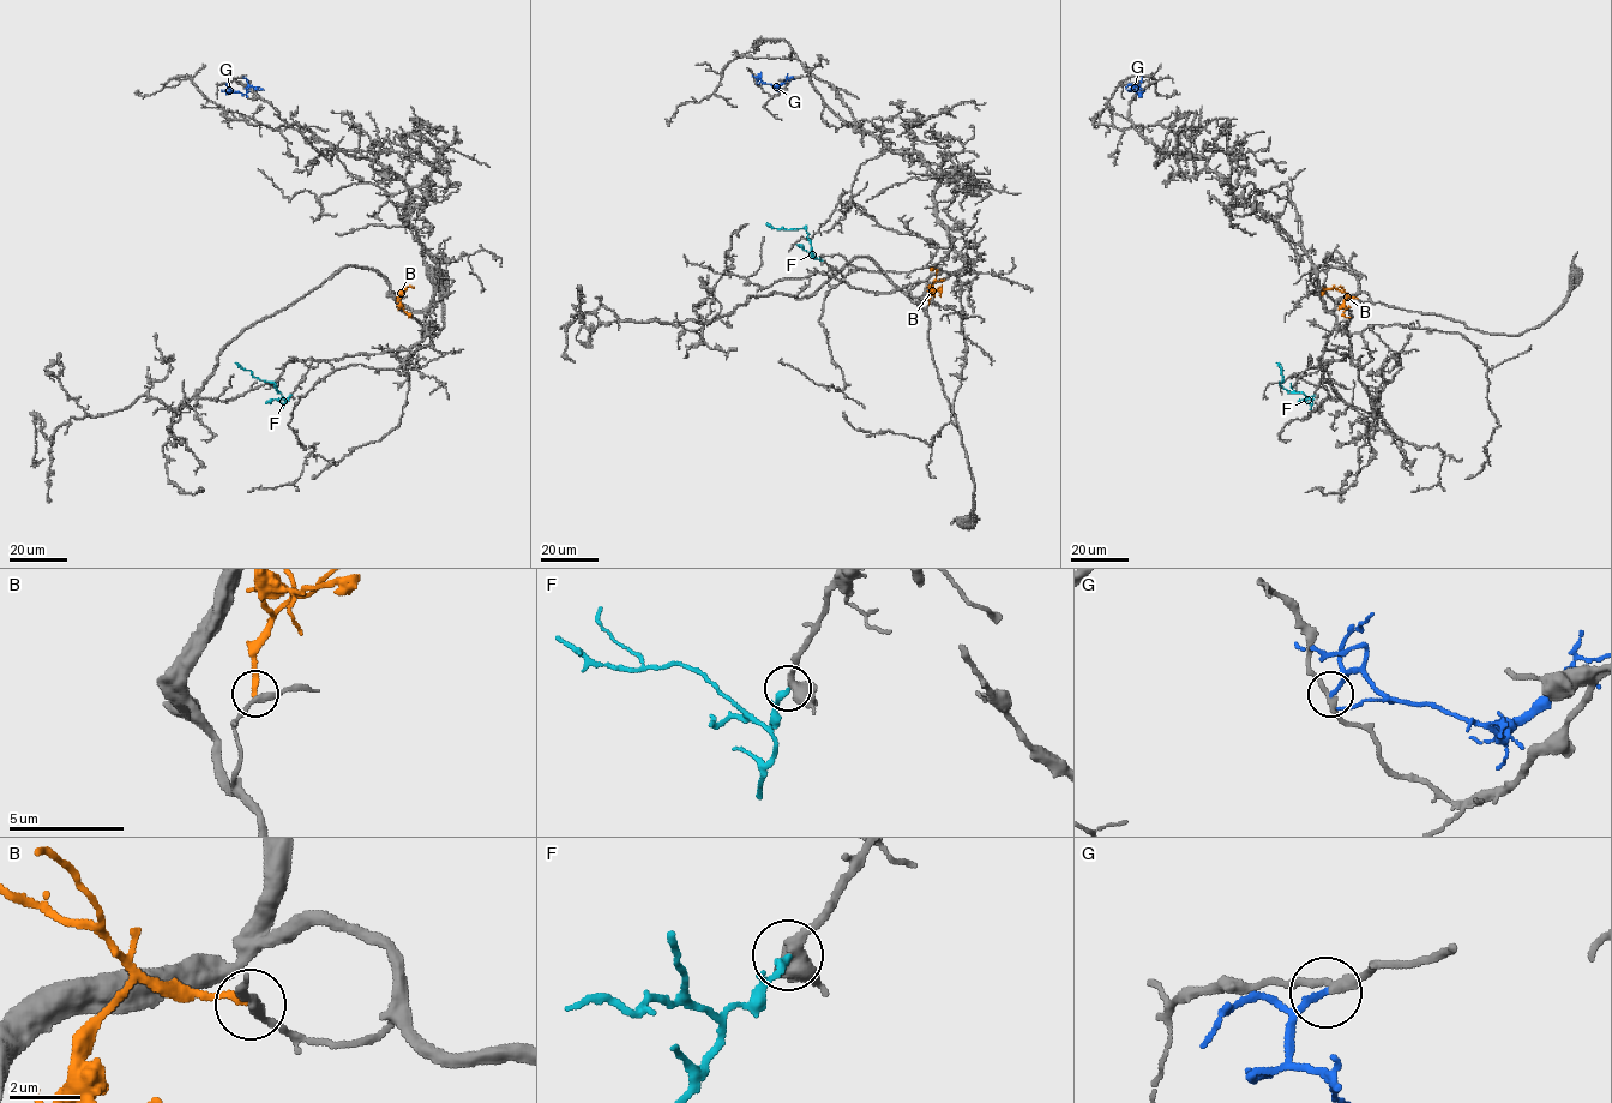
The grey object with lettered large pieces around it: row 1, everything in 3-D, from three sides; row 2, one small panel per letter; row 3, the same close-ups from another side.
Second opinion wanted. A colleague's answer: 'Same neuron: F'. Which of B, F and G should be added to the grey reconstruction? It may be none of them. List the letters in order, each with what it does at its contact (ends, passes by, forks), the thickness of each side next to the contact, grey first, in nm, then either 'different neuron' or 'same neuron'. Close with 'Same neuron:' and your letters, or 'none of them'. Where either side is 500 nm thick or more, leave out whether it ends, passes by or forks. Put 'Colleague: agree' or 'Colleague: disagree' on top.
Colleague: agree
B: it ends | 300/220 nm | different neuron
F: it ends | 440/240 nm | same neuron
G: it ends | 260/190 nm | different neuron
Same neuron: F

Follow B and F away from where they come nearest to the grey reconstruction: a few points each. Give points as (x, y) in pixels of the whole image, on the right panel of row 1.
B: (1357, 299), (1333, 288), (1323, 289), (1322, 295)
F: (1313, 395), (1310, 400), (1300, 391), (1288, 391), (1280, 384), (1282, 369), (1276, 363)

